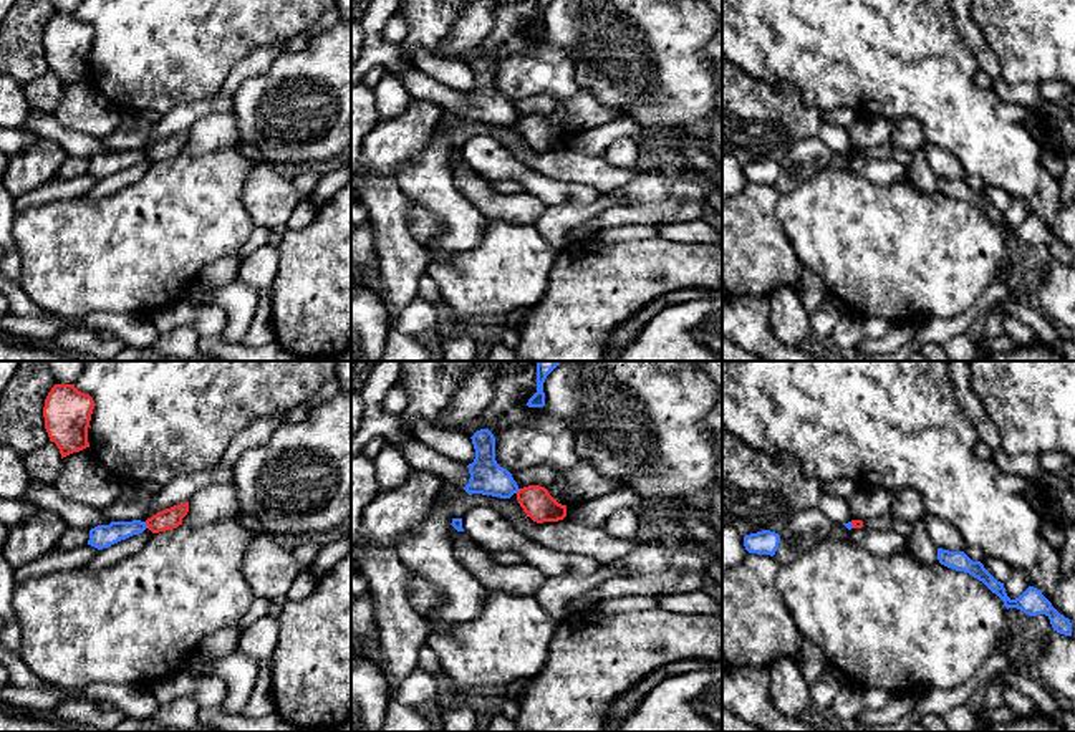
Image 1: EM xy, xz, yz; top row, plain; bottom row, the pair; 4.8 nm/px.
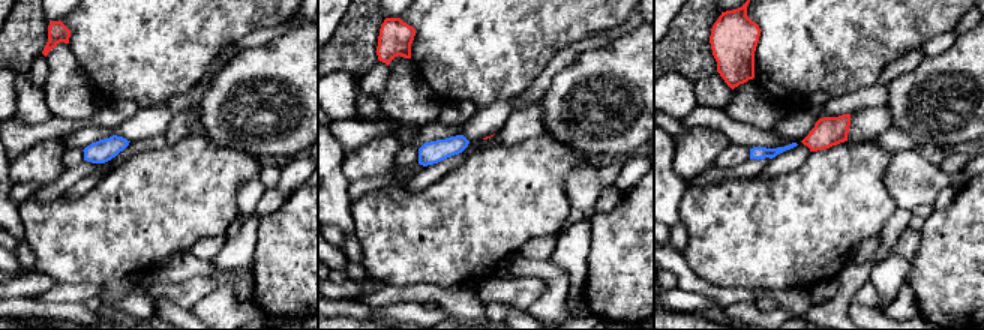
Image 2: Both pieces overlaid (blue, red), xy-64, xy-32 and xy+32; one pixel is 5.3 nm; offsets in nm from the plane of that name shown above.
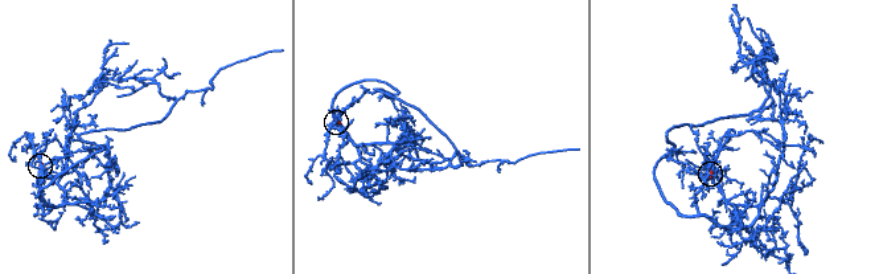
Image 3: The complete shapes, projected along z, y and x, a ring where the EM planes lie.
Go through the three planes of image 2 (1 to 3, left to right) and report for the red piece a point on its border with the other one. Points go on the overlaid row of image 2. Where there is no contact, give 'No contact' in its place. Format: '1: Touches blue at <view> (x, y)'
1: No contact
2: No contact
3: No contact

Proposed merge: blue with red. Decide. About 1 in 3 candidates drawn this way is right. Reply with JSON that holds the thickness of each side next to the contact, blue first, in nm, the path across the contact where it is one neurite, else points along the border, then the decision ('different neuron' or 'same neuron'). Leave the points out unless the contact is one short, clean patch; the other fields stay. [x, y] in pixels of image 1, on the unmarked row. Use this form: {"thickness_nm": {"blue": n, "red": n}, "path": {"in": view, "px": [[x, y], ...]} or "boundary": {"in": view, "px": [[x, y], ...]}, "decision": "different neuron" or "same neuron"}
{"thickness_nm": {"blue": 110, "red": 100}, "boundary": {"in": "xy", "px": [[144, 151], [148, 156]]}, "decision": "different neuron"}

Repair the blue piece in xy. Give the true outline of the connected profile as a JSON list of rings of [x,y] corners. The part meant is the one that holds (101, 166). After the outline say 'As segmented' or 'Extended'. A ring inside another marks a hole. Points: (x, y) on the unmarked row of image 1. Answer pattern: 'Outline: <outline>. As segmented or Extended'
Outline: [[[111,151],[109,154],[98,154],[89,159],[88,174],[103,179],[133,164],[139,164],[147,157],[146,151]]]. As segmented

